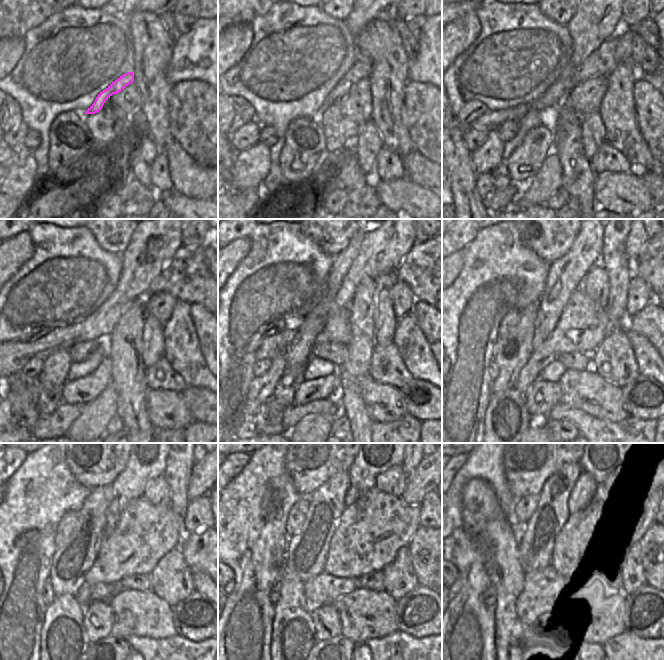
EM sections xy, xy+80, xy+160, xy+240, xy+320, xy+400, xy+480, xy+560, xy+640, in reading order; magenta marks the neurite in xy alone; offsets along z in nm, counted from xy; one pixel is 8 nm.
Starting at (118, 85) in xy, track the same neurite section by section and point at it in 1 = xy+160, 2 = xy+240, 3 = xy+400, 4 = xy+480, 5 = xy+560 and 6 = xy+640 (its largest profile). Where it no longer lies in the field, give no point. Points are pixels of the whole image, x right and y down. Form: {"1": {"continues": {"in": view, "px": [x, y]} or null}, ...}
{"1": {"continues": {"in": "xy+160", "px": [616, 50]}}, "2": {"continues": {"in": "xy+240", "px": [171, 279]}}, "3": {"continues": {"in": "xy+400", "px": [645, 265]}}, "4": {"continues": null}, "5": {"continues": null}, "6": {"continues": null}}

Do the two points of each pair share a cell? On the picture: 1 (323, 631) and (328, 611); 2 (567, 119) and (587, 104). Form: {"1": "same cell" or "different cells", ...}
{"1": "same cell", "2": "different cells"}

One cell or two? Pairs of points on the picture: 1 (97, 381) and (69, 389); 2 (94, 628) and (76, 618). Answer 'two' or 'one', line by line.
1: one
2: two

